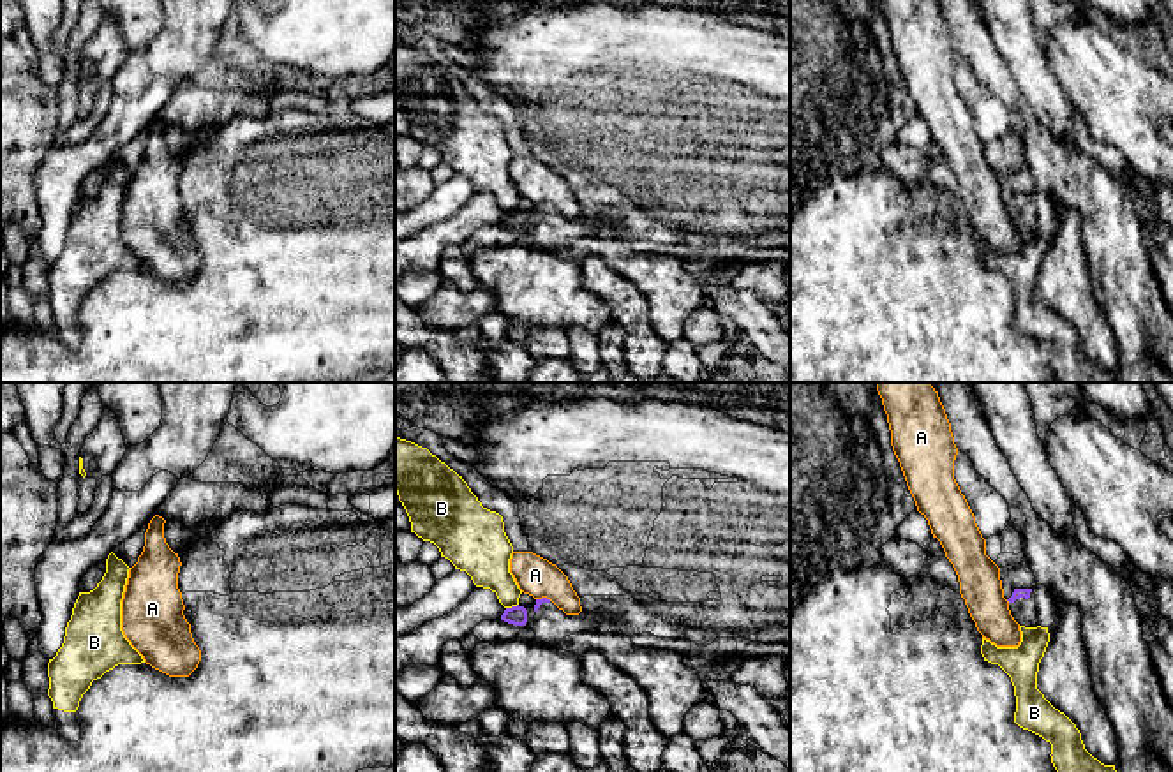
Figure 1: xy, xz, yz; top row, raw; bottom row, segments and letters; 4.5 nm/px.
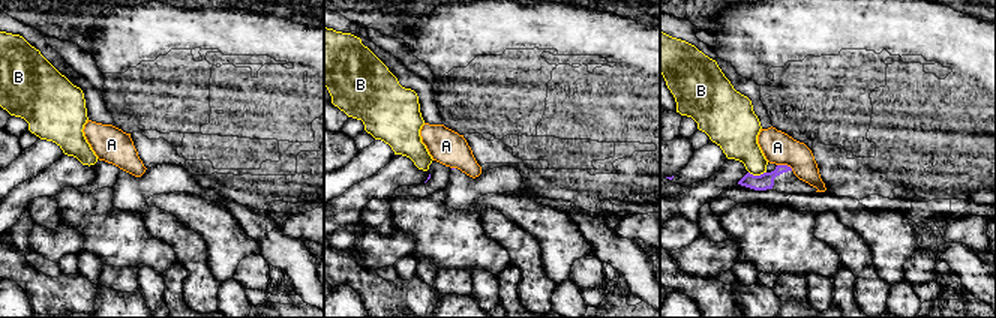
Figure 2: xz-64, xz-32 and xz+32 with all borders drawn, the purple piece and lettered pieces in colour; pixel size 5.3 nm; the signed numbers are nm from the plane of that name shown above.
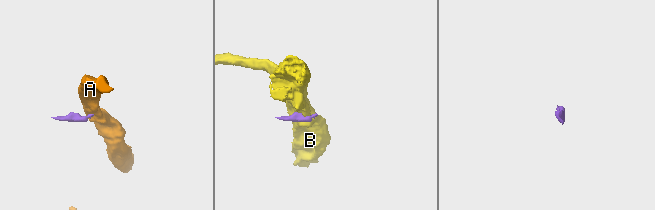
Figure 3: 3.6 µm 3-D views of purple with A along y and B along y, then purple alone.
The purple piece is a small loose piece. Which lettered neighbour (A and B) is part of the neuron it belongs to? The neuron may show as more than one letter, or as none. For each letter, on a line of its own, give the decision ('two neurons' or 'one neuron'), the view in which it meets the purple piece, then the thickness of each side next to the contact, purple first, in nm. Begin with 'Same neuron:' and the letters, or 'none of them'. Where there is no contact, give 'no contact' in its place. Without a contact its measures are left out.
Same neuron: none of them
A: two neurons | xz | 30/180 nm
B: two neurons | xz | 90/220 nm

